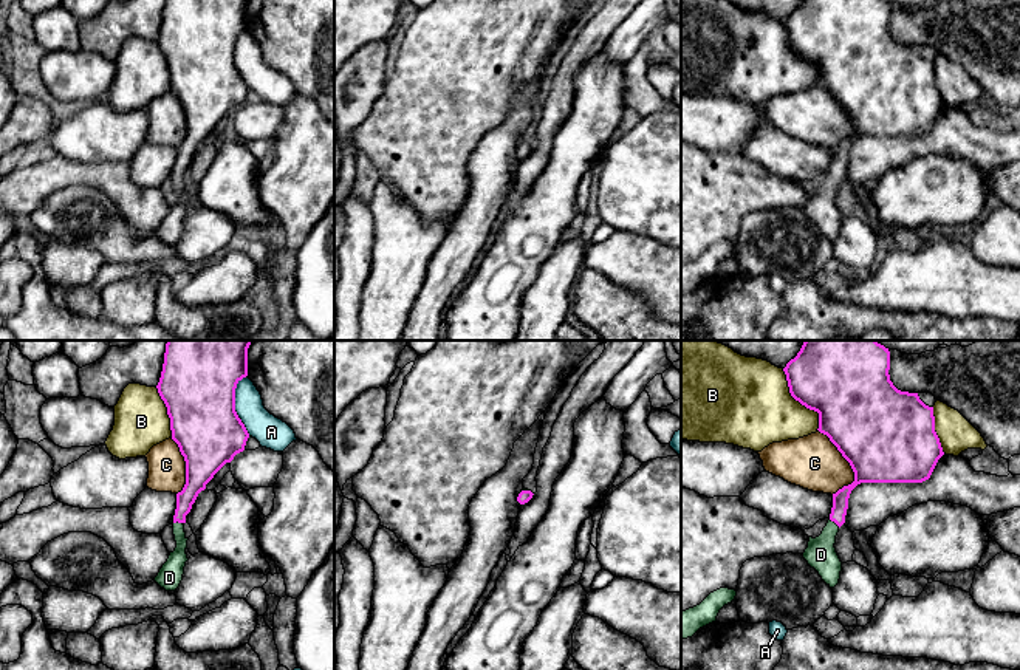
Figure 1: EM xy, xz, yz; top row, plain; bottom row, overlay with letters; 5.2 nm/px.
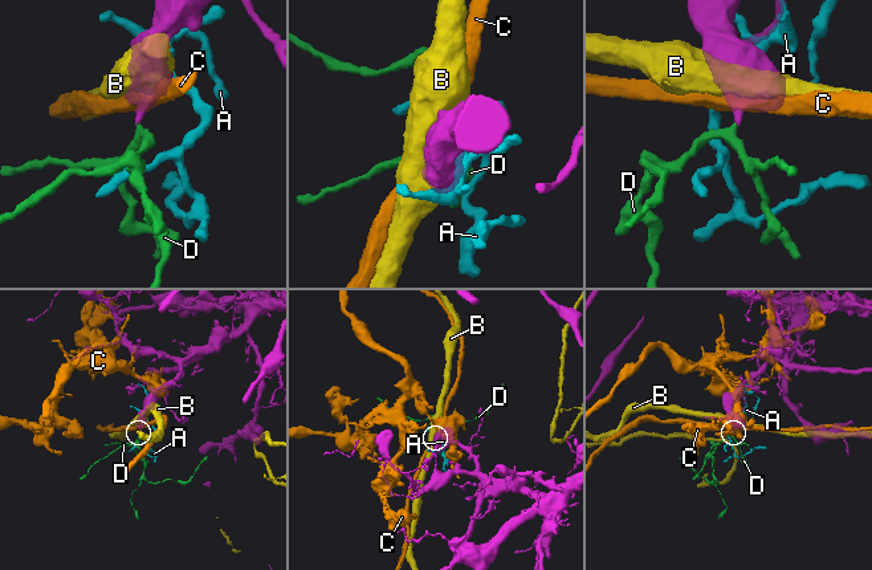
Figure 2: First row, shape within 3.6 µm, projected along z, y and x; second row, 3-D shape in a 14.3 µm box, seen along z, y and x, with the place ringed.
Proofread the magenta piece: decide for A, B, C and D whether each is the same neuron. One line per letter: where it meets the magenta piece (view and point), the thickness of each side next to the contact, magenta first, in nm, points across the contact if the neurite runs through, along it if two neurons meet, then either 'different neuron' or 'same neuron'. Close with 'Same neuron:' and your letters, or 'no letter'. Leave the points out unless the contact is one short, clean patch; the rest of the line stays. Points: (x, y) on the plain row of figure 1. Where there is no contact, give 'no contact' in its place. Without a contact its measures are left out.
A: xy (234, 59) | 400/160 nm | different neuron
B: yz (800, 56) | 400/420 nm | different neuron
C: yz (850, 118) | 480/280 nm | different neuron
D: yz (835, 175) | 80/160 nm | across yz (839, 161), (835, 175), (821, 208) | same neuron
Same neuron: D

